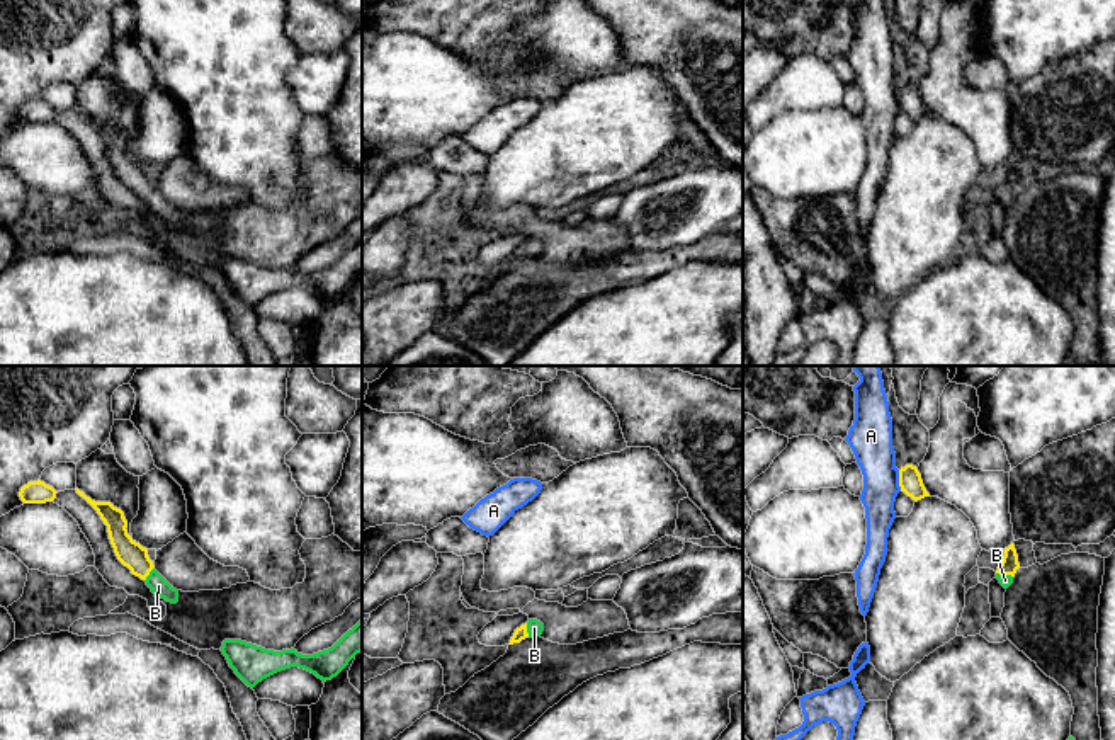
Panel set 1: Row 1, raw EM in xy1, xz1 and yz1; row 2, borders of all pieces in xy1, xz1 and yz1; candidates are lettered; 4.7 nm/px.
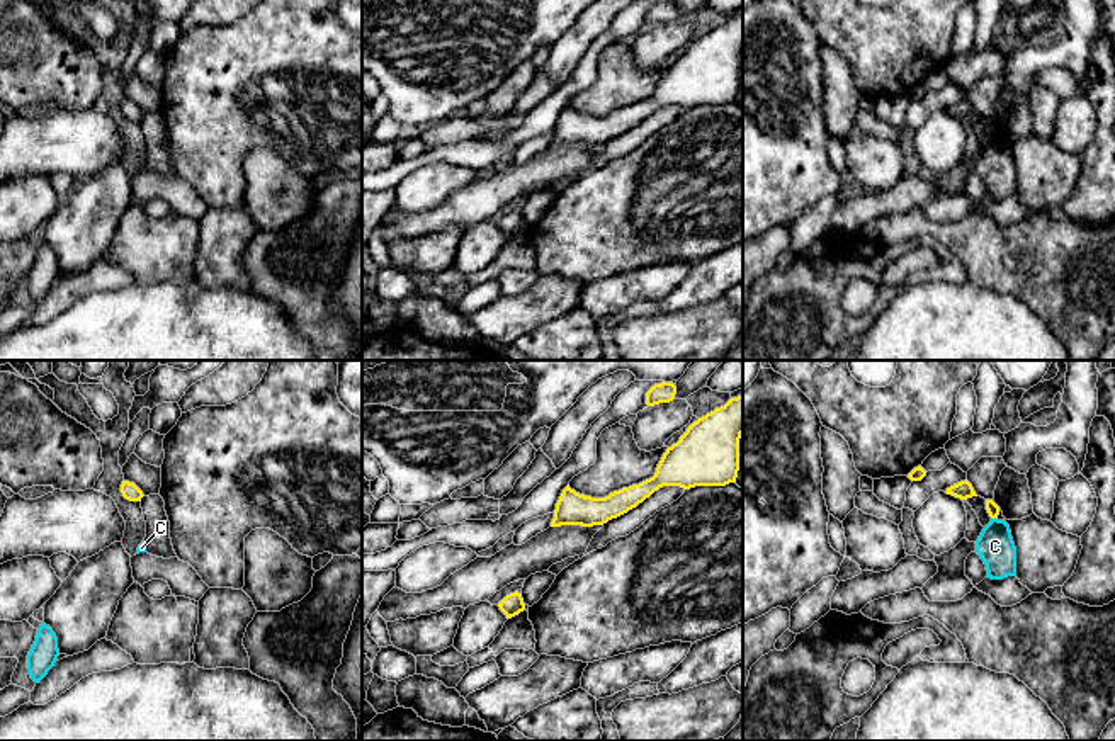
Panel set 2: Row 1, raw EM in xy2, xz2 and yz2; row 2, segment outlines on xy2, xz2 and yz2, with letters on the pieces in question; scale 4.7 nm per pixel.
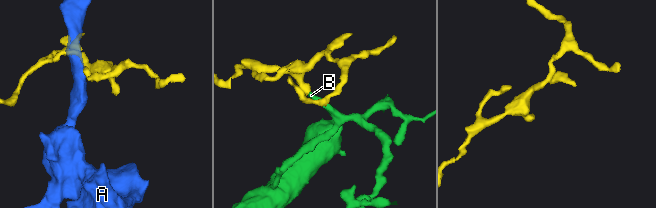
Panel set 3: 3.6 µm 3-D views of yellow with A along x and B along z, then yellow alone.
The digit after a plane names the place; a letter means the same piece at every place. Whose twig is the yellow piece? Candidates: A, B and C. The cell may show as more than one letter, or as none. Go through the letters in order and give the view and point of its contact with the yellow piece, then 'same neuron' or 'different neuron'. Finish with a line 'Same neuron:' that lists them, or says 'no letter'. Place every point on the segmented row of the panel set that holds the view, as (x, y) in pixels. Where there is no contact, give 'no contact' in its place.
A: contact yz1 (899, 480); different neuron
B: contact xz1 (526, 630); same neuron
C: contact yz2 (995, 517); different neuron
Same neuron: B

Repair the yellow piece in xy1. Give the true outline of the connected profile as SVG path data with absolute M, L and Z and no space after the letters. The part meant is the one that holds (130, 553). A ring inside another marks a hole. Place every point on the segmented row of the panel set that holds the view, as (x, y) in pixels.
M75 488L80 497L83 497L100 515L107 526L109 539L114 548L117 560L131 570L133 575L146 582L151 592L167 602L178 602L178 590L173 589L156 570L148 556L148 549L136 543L127 534L127 521L124 512L114 507L110 502L95 502L83 492Z

